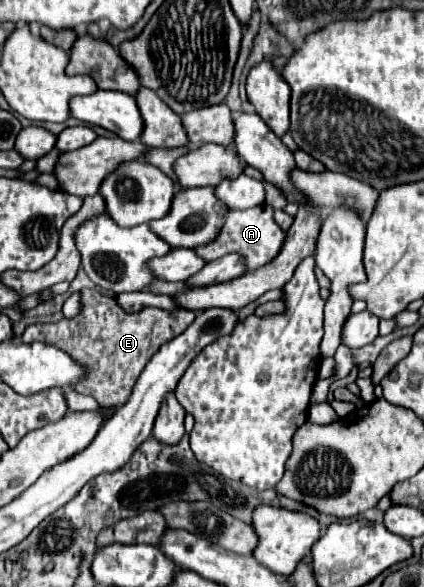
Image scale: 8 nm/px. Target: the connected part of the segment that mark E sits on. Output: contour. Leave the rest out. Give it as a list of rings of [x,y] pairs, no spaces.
[[[83,288],[81,310],[77,316],[49,324],[31,324],[23,332],[23,342],[39,340],[65,350],[67,354],[77,358],[77,362],[89,366],[89,378],[85,378],[81,386],[73,386],[73,390],[93,396],[103,408],[123,406],[129,400],[139,374],[157,354],[157,350],[181,332],[185,332],[193,320],[193,310],[167,312],[161,308],[147,306],[139,312],[125,312],[117,304],[115,296],[105,296],[97,290]]]

